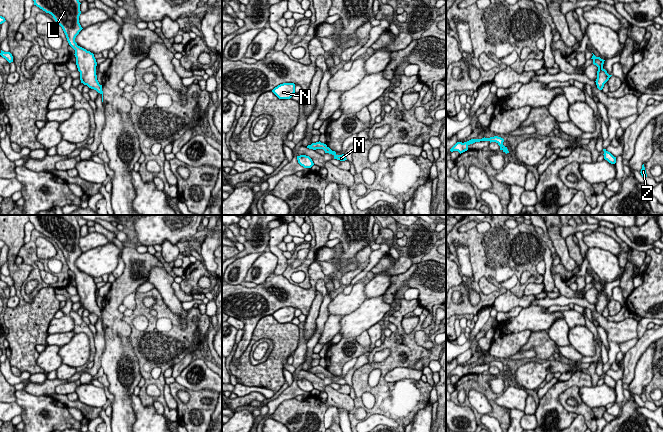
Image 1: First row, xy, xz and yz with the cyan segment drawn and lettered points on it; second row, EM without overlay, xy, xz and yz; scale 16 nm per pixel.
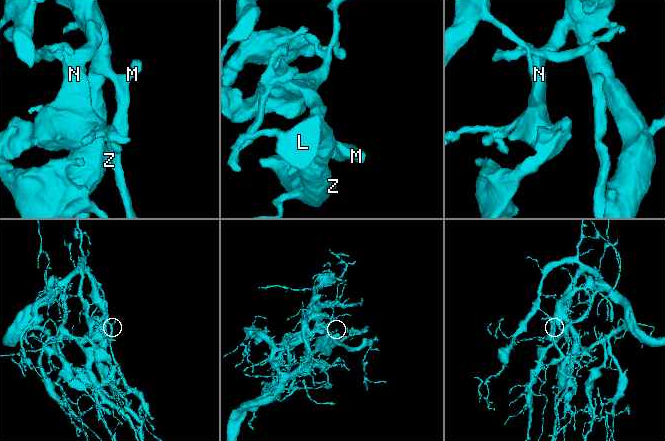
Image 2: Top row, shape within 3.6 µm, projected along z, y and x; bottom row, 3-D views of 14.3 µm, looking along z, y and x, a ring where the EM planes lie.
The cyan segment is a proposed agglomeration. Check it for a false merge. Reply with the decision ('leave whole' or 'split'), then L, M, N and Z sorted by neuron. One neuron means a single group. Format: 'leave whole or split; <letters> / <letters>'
leave whole; L M N Z

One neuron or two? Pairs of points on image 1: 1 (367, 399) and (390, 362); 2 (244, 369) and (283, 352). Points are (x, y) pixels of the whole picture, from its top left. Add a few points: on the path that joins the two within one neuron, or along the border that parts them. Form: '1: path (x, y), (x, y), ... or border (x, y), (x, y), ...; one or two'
1: border (361, 394), (370, 392), (374, 396); two
2: path (254, 370), (265, 370), (273, 362); one

